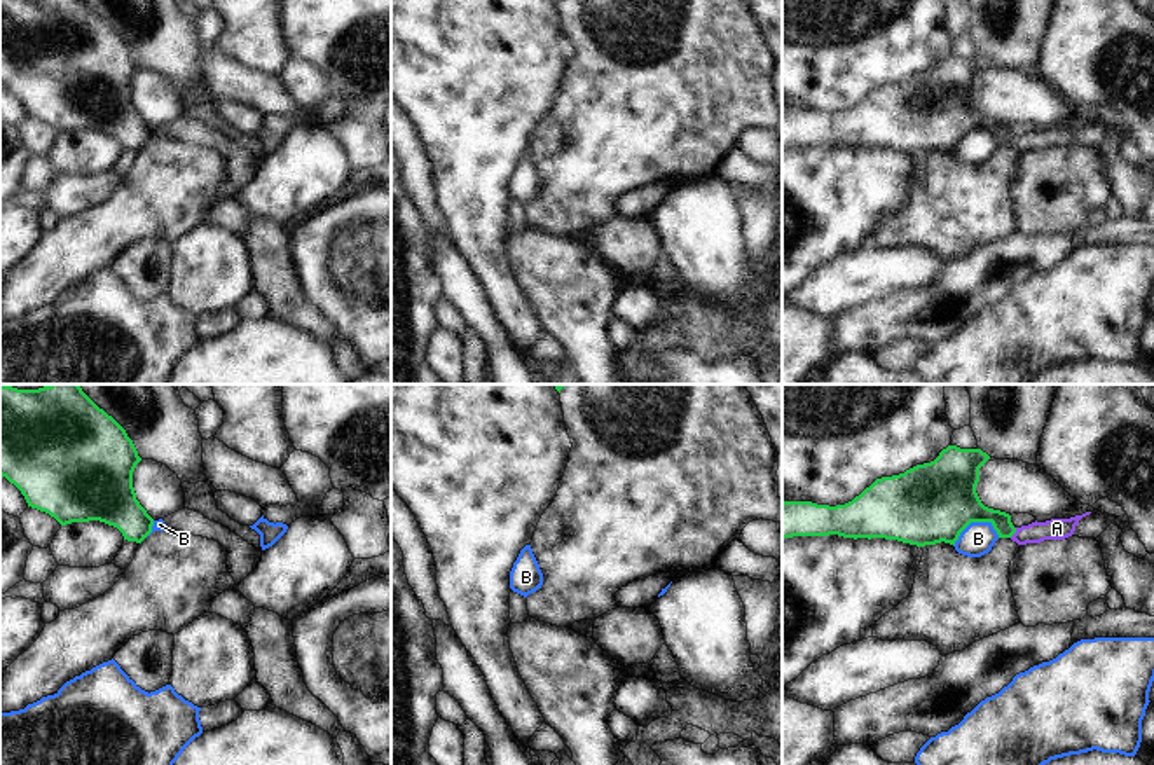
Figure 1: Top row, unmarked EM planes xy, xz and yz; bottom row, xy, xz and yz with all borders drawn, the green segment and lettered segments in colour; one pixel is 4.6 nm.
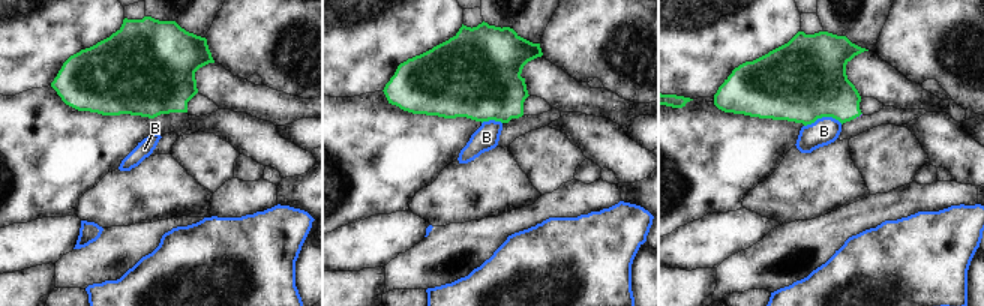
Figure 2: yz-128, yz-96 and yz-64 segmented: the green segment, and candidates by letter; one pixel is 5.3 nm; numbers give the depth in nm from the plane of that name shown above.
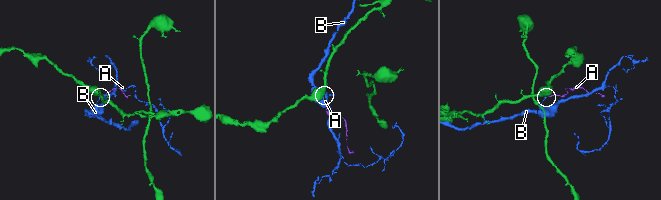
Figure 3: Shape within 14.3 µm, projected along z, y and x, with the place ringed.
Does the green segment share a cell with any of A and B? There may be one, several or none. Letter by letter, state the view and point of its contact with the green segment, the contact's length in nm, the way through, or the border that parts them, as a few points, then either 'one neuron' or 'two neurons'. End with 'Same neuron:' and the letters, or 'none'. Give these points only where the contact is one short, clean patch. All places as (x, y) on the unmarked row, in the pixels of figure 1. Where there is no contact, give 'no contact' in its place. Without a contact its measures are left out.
A: contact yz (1013, 142); length 60 nm; way yz (966, 116), (994, 124), (1013, 142), (1036, 142), (1057, 137); one neuron
B: contact yz (975, 130); length 220 nm; border yz (999, 144), (989, 131), (971, 131), (954, 154); two neurons
Same neuron: A

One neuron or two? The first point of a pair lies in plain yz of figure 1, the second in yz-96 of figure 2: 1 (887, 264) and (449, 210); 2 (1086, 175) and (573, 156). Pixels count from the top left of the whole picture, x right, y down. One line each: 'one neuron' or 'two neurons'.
1: two neurons
2: one neuron

